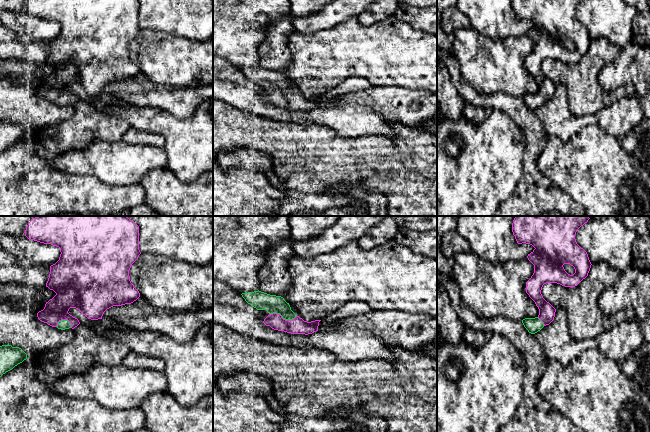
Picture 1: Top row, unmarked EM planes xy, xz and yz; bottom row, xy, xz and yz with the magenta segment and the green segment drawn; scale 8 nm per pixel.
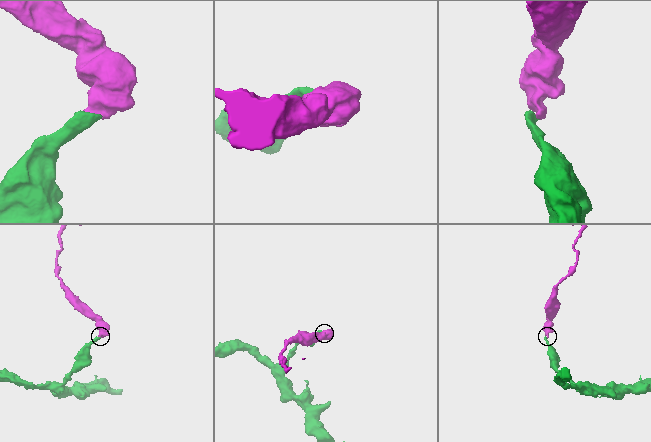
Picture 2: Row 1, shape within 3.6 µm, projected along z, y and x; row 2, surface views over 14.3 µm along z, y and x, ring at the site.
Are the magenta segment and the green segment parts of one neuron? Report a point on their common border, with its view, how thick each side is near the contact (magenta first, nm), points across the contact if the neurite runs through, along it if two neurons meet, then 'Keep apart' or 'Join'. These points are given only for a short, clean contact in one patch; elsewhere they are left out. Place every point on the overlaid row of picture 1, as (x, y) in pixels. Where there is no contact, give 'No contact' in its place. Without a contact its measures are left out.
Touches magenta at xz (282, 318). Thickness 130 nm (magenta) against 140 nm. Path across: xz (297, 325), (282, 318), (280, 312), (272, 304). Join

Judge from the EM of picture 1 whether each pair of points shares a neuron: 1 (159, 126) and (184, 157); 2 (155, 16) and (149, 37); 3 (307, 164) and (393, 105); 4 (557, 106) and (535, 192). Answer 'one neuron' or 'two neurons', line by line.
1: one neuron
2: two neurons
3: two neurons
4: two neurons

